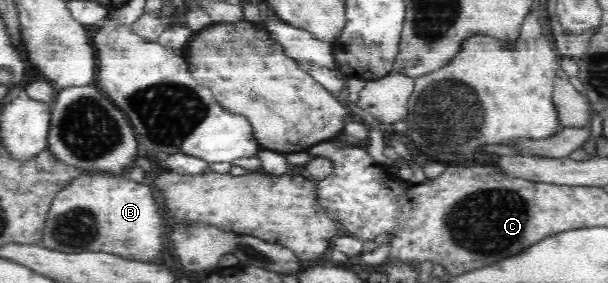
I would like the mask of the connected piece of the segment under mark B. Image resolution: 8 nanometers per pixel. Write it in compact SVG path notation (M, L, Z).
M79 170L52 195L41 231L42 247L75 254L80 251L104 251L134 259L153 260L161 250L166 228L156 207L152 189L112 171Z

